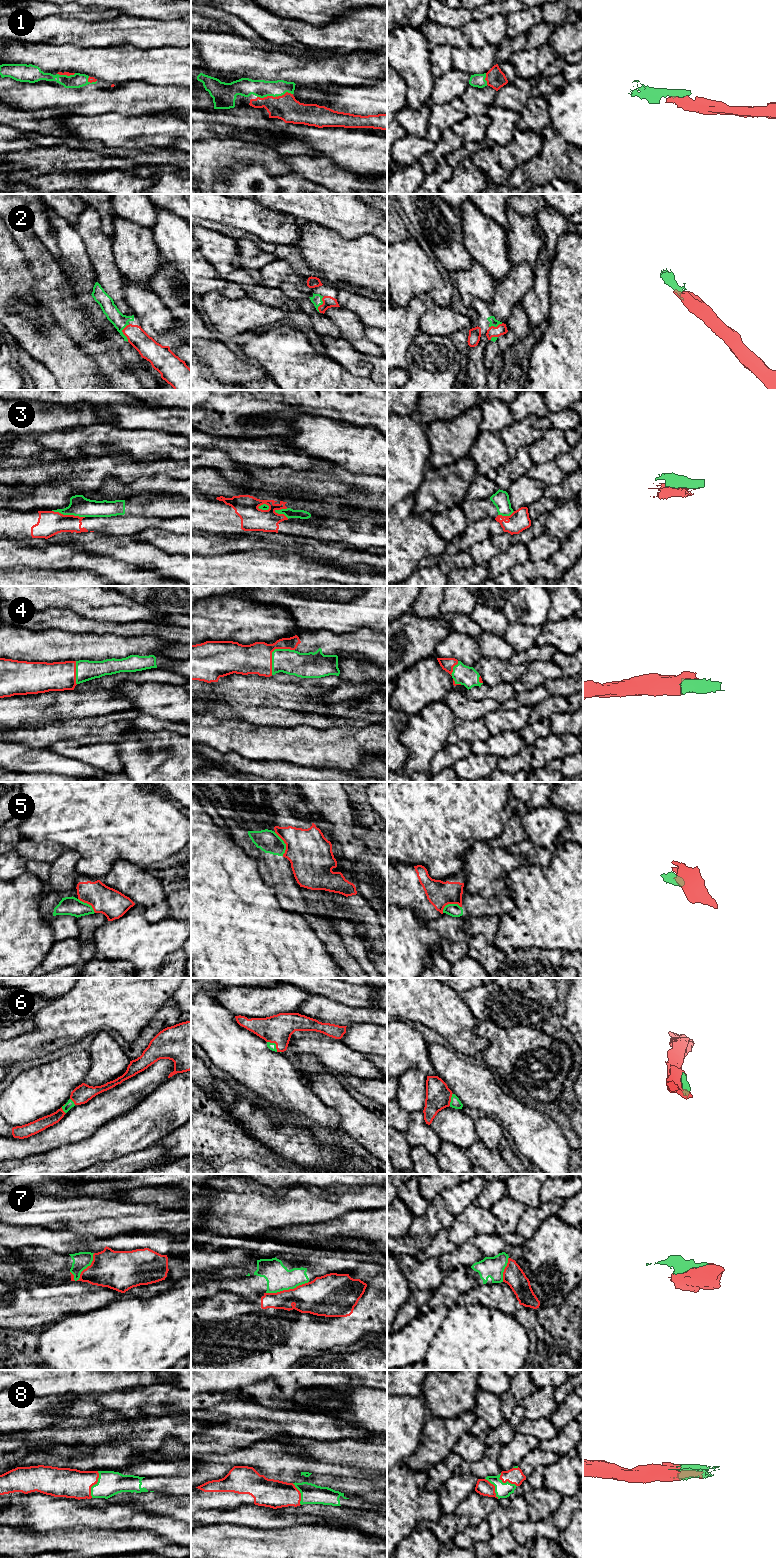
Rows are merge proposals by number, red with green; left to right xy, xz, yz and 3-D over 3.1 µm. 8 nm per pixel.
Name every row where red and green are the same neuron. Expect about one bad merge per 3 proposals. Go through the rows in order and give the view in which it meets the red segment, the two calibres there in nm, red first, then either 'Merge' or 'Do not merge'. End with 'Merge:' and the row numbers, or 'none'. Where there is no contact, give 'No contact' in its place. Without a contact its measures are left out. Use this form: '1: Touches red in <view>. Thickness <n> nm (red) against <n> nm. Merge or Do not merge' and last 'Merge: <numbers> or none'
1: Touches red in xz. Thickness 200 nm (red) against 150 nm. Merge
2: Touches red in xy. Thickness 170 nm (red) against 120 nm. Merge
3: Touches red in xy. Thickness 200 nm (red) against 160 nm. Do not merge
4: Touches red in xz. Thickness 240 nm (red) against 200 nm. Merge
5: Touches red in xz. Thickness 360 nm (red) against 180 nm. Do not merge
6: Touches red in xz. Thickness 220 nm (red) against 60 nm. Merge
7: Touches red in xz. Thickness 280 nm (red) against 200 nm. Do not merge
8: Touches red in xy. Thickness 240 nm (red) against 200 nm. Merge
Merge: 1, 2, 4, 6, 8

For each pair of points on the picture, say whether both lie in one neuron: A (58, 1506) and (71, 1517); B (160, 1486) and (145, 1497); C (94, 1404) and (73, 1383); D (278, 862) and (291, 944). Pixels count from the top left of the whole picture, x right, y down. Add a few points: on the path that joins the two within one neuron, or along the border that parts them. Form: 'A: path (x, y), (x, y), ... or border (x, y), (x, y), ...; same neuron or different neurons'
A: path (61, 1509), (68, 1514); same neuron
B: border (149, 1490), (141, 1492), (125, 1491); different neurons
C: border (108, 1391), (77, 1395); different neurons
D: border (269, 884), (277, 892); different neurons

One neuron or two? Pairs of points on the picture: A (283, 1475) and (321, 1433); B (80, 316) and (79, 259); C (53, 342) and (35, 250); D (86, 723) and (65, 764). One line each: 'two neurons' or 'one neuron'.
A: two neurons
B: two neurons
C: two neurons
D: two neurons

